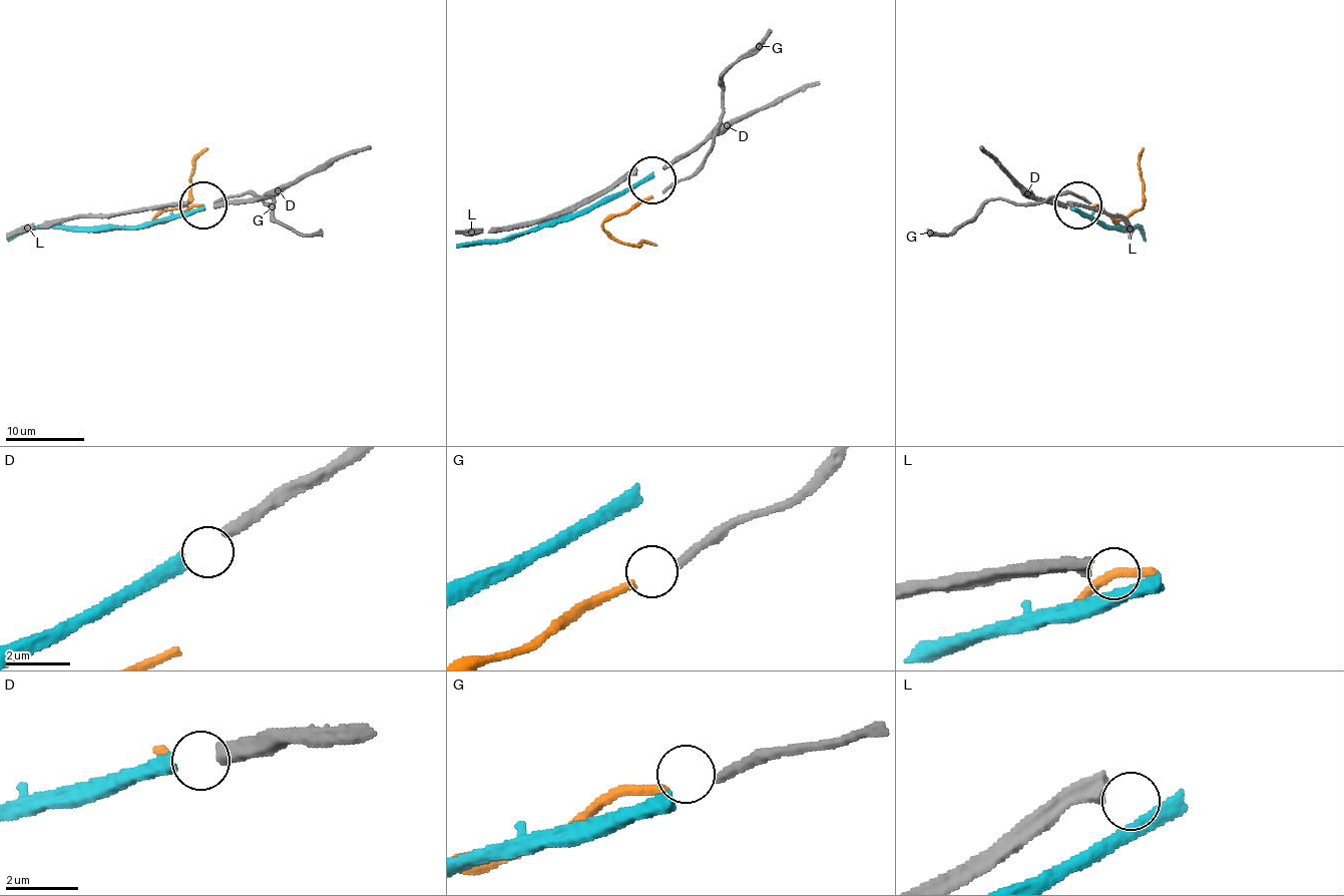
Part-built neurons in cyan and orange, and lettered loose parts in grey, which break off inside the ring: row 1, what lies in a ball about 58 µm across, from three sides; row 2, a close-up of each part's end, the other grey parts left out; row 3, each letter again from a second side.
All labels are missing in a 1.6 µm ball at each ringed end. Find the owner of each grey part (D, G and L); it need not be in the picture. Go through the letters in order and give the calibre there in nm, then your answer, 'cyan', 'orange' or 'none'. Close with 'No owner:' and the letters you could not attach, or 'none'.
D: calibre 440 nm; cyan
G: calibre 280 nm; orange
L: calibre 480 nm; none
No owner: L

